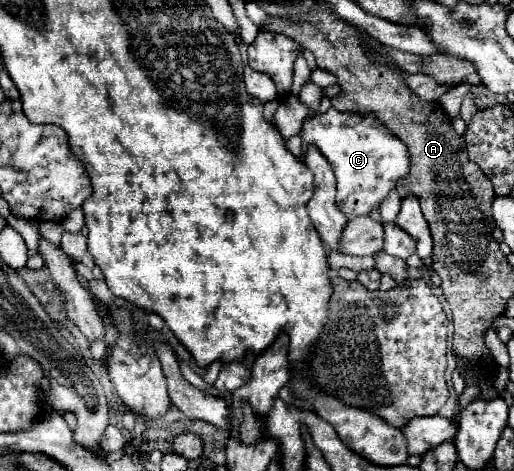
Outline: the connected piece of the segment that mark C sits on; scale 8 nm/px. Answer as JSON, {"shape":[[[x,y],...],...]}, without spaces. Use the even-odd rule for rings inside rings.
{"shape":[[[330,107],[326,113],[304,121],[302,139],[304,149],[308,143],[316,143],[320,153],[332,165],[338,179],[336,205],[348,221],[368,217],[374,209],[378,209],[386,195],[396,187],[398,179],[404,179],[410,169],[408,147],[372,115],[342,113]]]}

